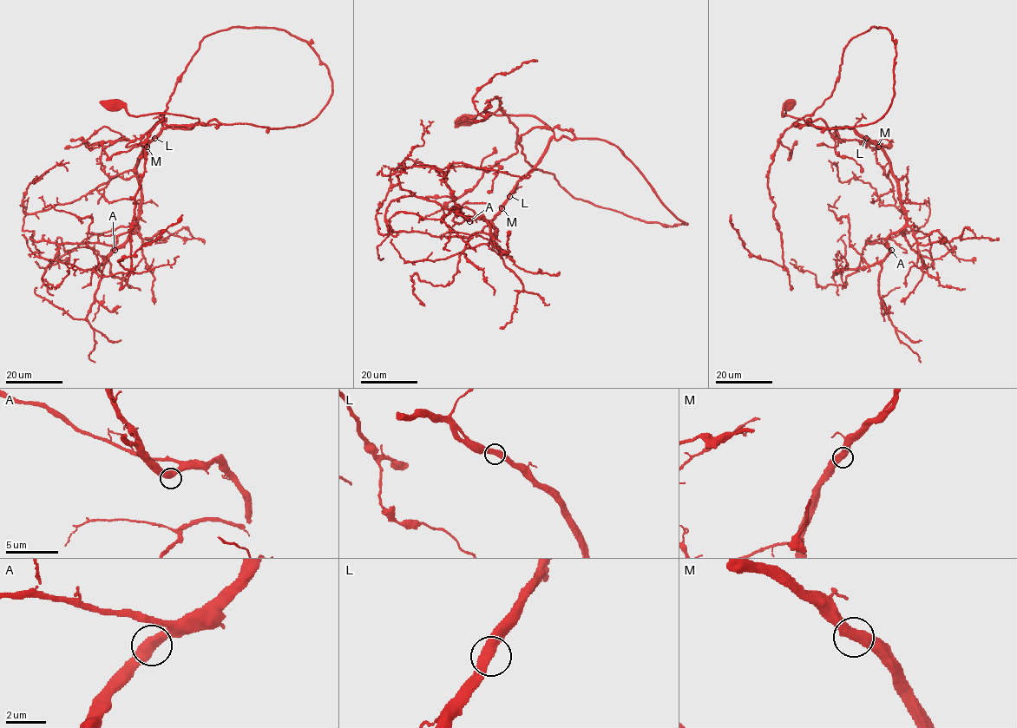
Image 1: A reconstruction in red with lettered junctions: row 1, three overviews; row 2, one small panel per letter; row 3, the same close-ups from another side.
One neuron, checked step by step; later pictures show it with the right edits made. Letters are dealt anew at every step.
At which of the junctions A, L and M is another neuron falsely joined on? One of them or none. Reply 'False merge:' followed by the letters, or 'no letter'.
False merge: no letter

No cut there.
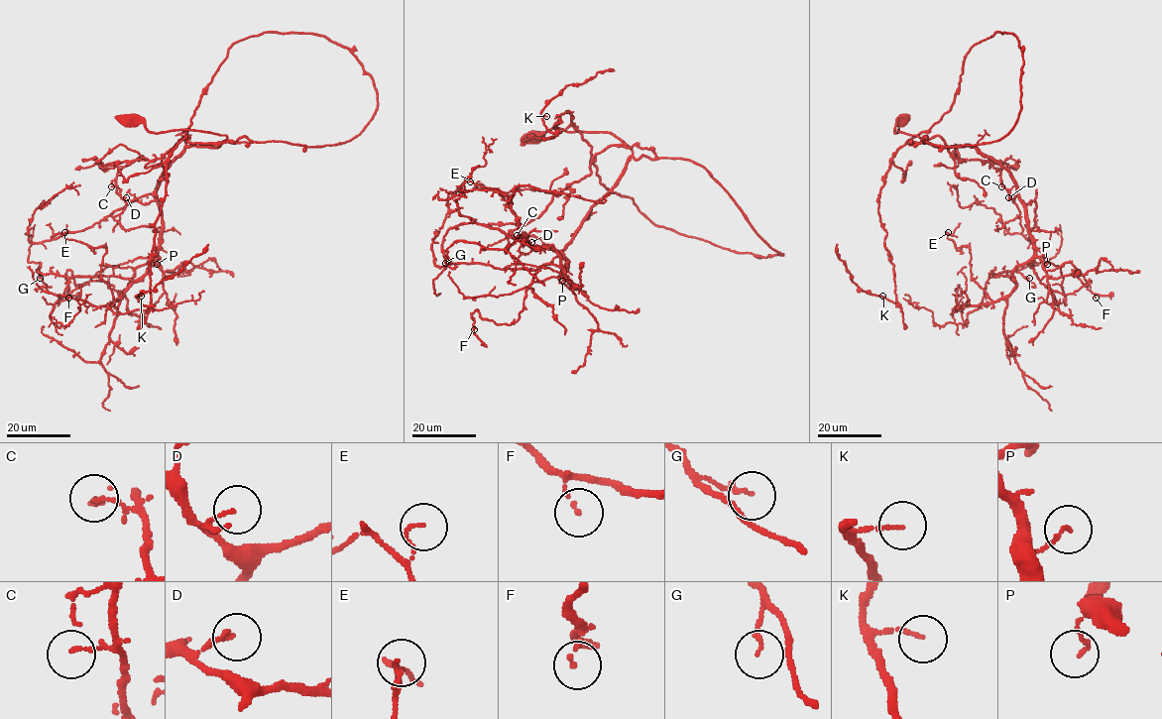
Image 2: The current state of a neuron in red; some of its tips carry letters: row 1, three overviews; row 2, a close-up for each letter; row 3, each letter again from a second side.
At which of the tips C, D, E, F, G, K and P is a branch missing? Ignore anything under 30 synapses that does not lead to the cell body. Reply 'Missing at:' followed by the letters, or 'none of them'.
Missing at: none of them

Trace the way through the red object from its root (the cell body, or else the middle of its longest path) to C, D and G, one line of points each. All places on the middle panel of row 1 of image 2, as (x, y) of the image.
C: (534, 138), (551, 129), (610, 133), (633, 154), (621, 179), (591, 208), (562, 250), (530, 247), (517, 235)
D: (534, 138), (551, 129), (610, 133), (633, 154), (621, 179), (591, 208), (562, 250), (530, 247), (531, 242)
G: (534, 138), (610, 133), (633, 152), (562, 250), (566, 264), (551, 246), (474, 222), (447, 231), (445, 263)

